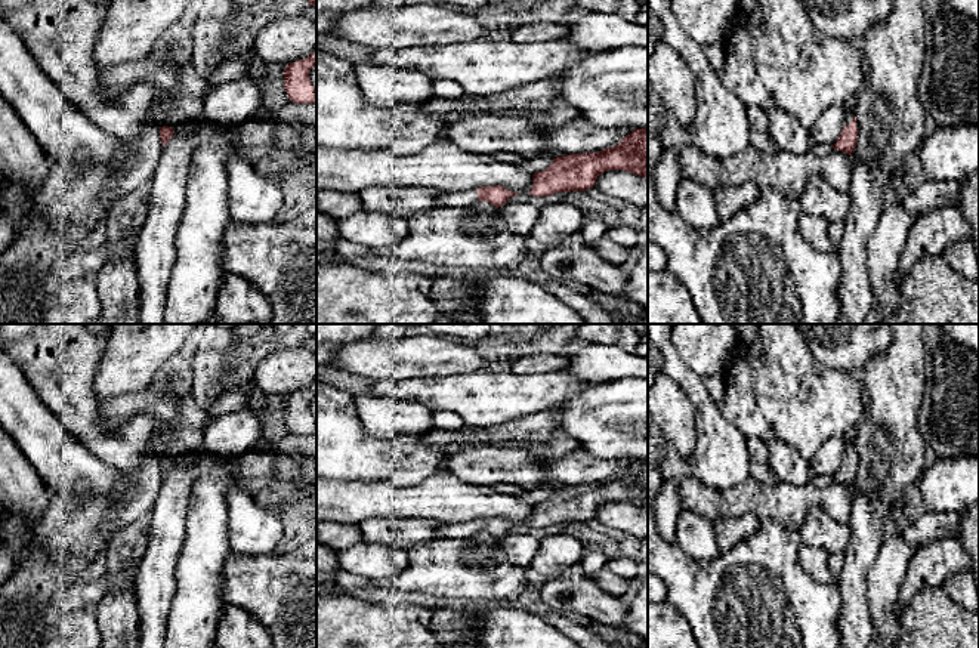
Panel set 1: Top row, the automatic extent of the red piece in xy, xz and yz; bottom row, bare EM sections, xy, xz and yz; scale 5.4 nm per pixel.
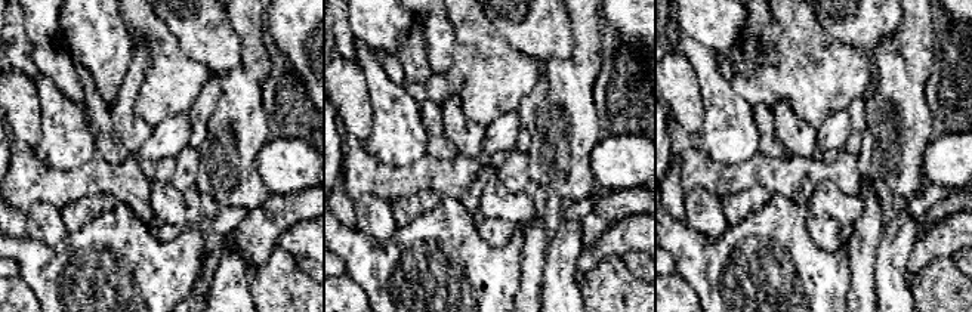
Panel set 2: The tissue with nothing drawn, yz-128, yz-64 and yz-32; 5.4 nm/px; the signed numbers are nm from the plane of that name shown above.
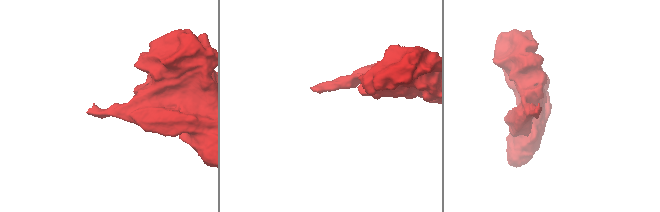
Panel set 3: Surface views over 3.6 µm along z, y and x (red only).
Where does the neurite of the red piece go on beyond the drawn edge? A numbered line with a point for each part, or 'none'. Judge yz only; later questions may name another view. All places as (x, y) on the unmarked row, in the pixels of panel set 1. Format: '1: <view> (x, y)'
1: yz (849, 446)

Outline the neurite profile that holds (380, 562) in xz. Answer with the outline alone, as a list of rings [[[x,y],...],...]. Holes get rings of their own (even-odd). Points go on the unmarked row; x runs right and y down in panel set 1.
[[[361,541],[337,555],[342,570],[382,583],[392,583],[408,568],[407,552],[386,544]]]

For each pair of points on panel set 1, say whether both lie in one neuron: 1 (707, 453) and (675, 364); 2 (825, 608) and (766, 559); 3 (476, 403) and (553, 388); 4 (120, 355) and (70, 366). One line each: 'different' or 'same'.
1: same
2: same
3: same
4: different

